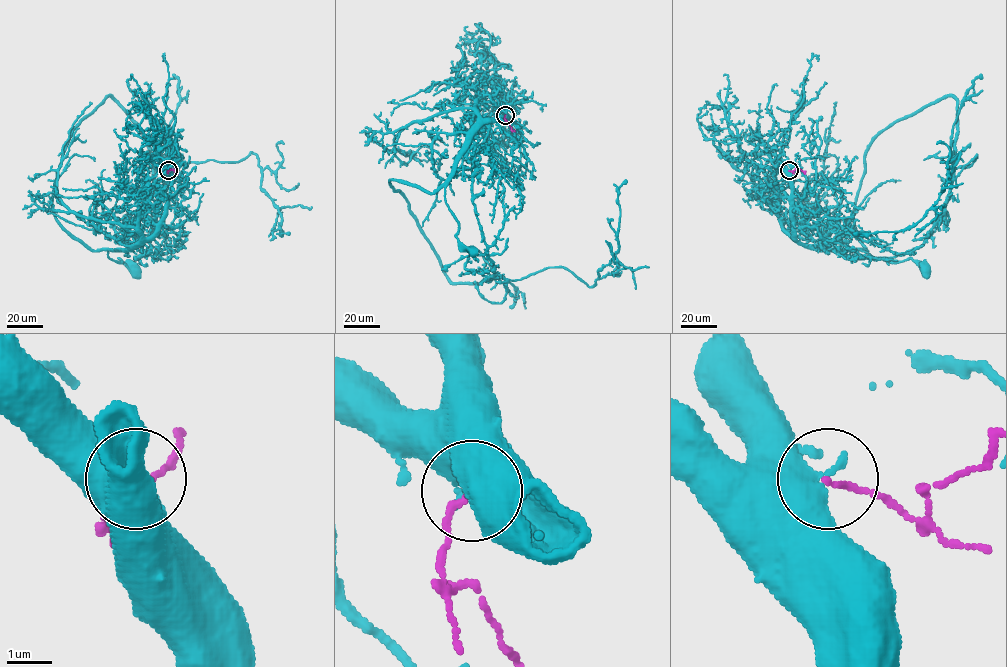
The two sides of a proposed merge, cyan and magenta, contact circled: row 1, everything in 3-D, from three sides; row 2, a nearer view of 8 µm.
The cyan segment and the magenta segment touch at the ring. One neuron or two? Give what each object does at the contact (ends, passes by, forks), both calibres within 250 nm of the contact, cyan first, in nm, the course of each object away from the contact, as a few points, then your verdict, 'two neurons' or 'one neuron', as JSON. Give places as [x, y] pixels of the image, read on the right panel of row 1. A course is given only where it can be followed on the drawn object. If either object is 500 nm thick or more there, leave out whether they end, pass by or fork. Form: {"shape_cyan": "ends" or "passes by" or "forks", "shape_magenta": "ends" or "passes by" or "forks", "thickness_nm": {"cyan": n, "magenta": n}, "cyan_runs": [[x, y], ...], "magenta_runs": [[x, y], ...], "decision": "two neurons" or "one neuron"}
{"thickness_nm": {"cyan": 700, "magenta": 120}, "cyan_runs": [[789, 170], [793, 235], [799, 242], [814, 249], [858, 249], [896, 262], [912, 258], [924, 269]], "magenta_runs": [[789, 170], [800, 169], [805, 174]], "decision": "one neuron"}

